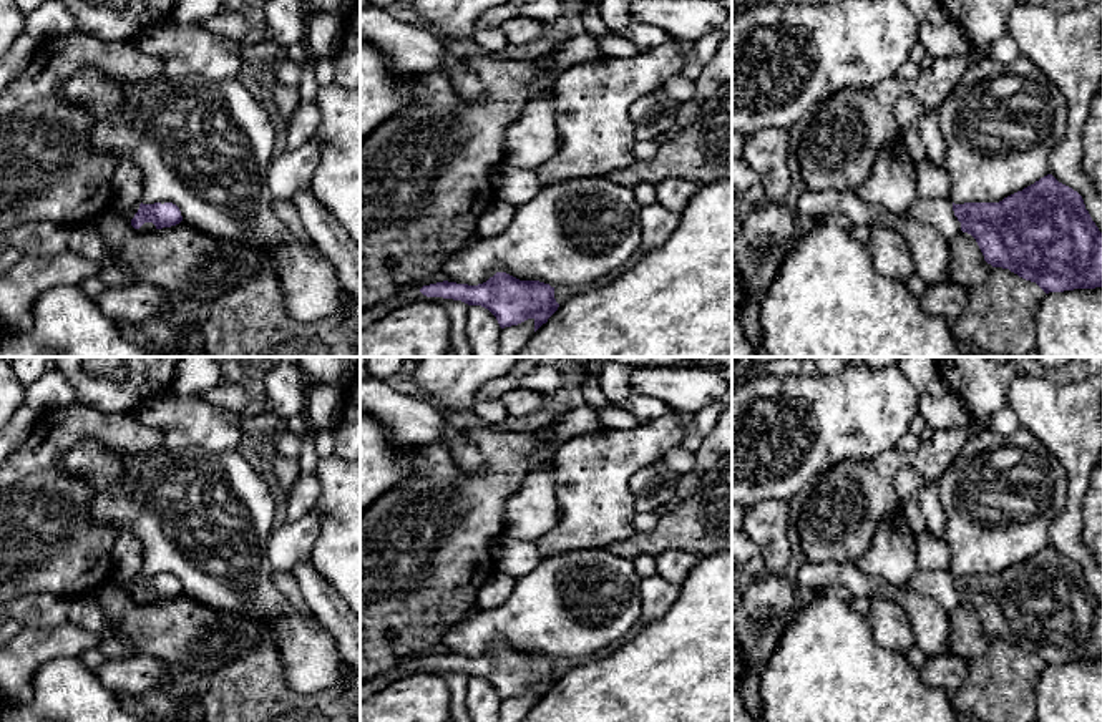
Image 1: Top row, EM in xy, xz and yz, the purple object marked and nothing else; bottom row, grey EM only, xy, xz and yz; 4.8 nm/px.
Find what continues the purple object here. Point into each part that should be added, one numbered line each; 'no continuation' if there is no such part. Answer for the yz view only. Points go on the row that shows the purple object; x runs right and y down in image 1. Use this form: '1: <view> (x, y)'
1: yz (938, 213)

